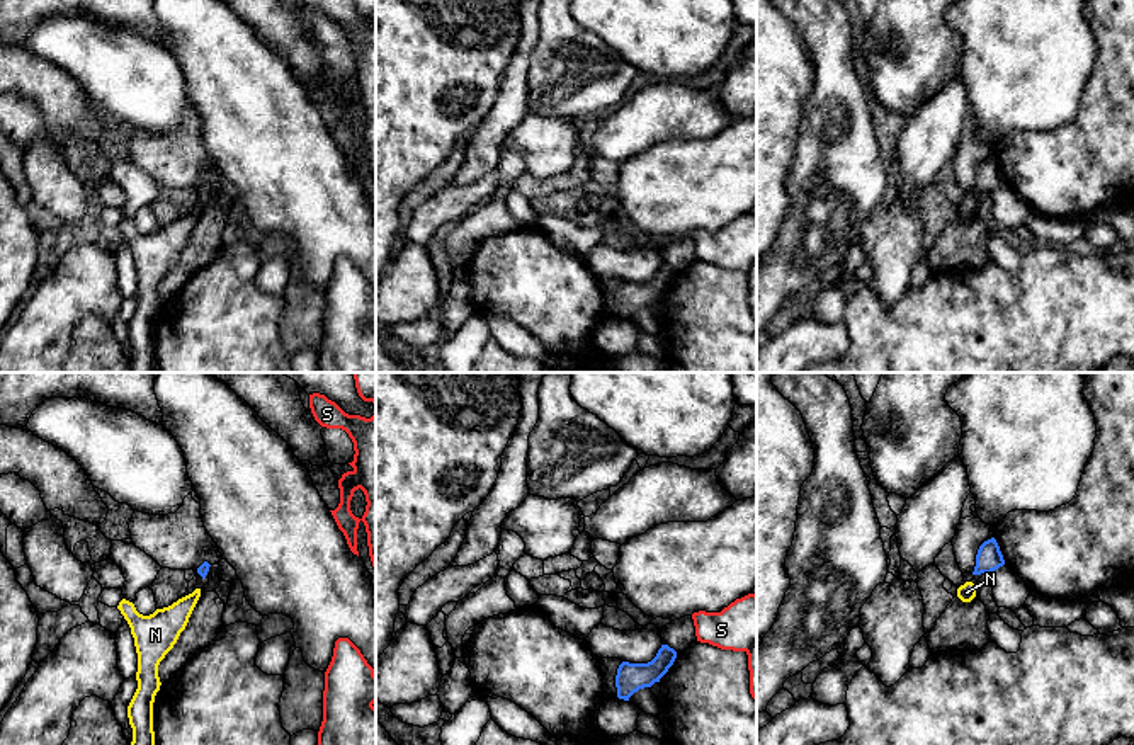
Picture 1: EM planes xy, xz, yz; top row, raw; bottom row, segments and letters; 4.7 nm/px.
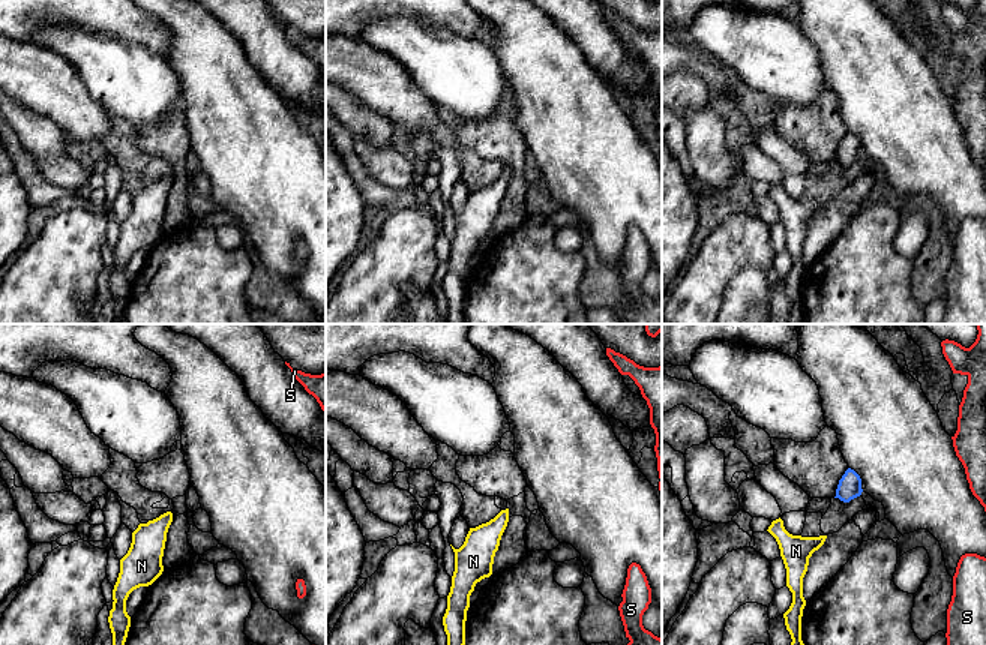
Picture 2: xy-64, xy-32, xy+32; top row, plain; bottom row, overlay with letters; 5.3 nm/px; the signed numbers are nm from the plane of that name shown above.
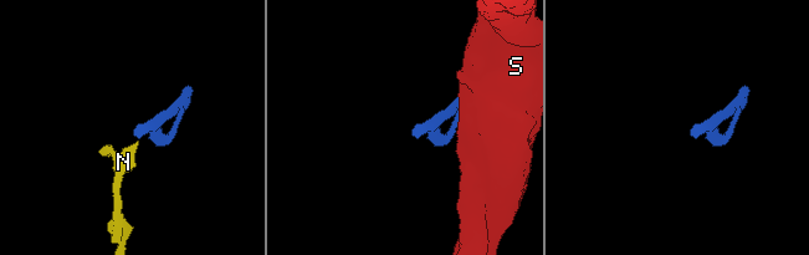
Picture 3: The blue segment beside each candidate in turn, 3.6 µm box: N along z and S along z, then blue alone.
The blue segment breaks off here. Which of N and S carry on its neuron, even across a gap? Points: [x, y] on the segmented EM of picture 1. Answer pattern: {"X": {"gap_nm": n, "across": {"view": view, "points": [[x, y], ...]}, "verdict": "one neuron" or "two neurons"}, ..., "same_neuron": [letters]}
{"N": {"gap_nm": 40, "across": {"view": "yz", "points": [[973, 574], [971, 582]]}, "verdict": "one neuron"}, "S": {"gap_nm": 120, "across": {"view": "xz", "points": [[675, 652], [697, 640]]}, "verdict": "two neurons"}, "same_neuron": ["N"]}

